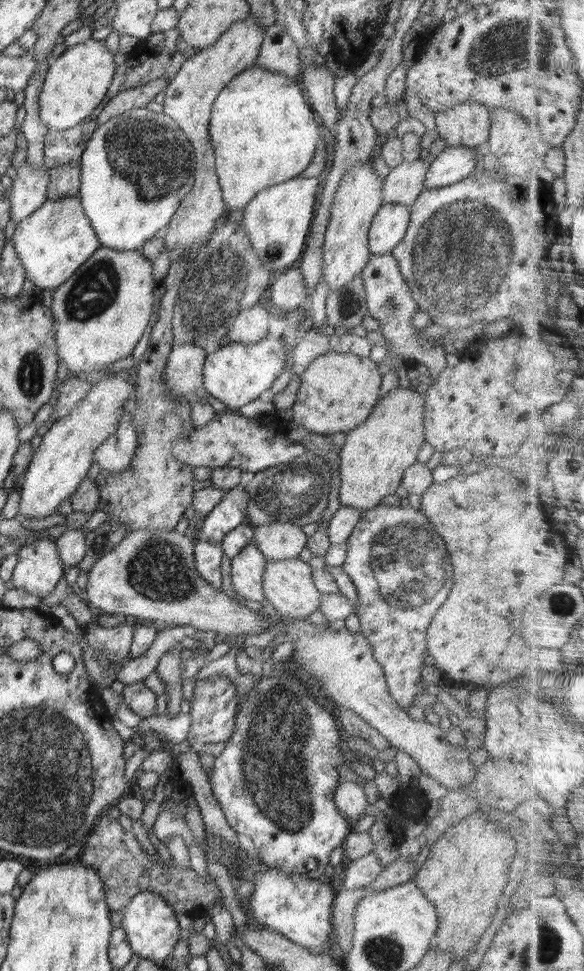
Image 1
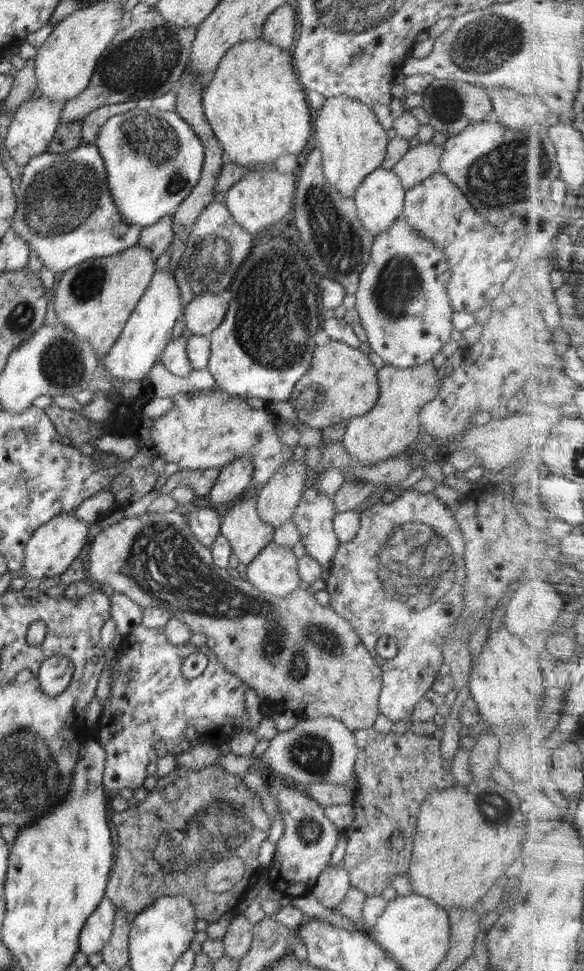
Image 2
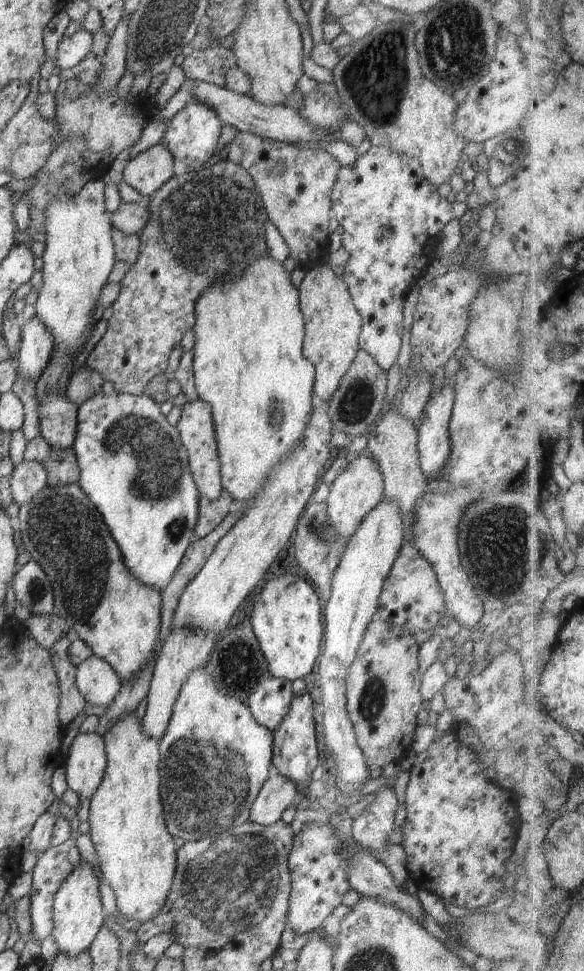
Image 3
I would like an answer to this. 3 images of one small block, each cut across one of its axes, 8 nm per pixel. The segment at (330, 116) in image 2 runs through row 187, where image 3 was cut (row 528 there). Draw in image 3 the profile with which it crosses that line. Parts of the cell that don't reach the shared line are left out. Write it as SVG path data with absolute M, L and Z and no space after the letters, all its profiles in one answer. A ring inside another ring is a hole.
M366 452L349 457L346 470L331 482L329 496L327 498L327 514L332 528L342 538L352 538L358 530L362 520L372 508L378 506L378 502L385 498L384 479L379 464Z

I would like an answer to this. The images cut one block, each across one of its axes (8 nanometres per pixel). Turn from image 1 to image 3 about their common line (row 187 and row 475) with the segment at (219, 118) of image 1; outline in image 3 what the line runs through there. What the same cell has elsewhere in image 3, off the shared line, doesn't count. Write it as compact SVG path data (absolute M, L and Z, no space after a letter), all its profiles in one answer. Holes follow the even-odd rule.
M260 258L256 264L244 270L242 278L234 282L226 282L222 288L216 284L208 284L208 288L198 296L194 306L196 322L194 322L195 343L193 346L193 374L195 386L200 399L211 406L214 430L217 442L217 452L220 460L220 476L223 490L229 492L234 500L246 503L246 500L254 498L266 480L266 476L272 472L274 466L278 466L286 456L292 454L300 444L306 432L306 424L310 422L312 412L313 384L315 380L314 365L303 355L302 344L304 342L304 319L299 307L299 292L290 280L290 273L284 269L284 264L272 258Z

